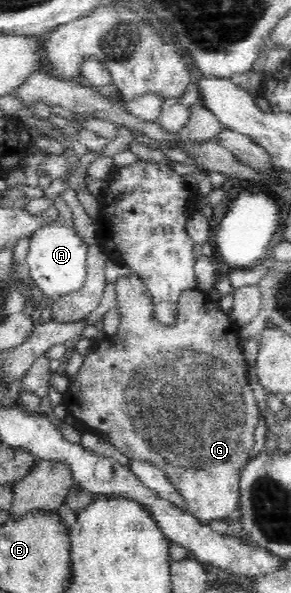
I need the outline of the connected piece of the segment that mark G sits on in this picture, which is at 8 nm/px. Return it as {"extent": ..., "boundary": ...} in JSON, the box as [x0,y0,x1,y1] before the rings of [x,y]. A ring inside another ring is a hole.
{"extent":[64,273,259,524],"boundary":[[[129,273],[116,280],[117,306],[121,316],[118,331],[114,334],[115,348],[99,348],[99,340],[92,353],[84,358],[84,363],[64,394],[64,404],[67,408],[68,418],[85,422],[93,433],[103,436],[106,434],[109,442],[118,448],[123,455],[131,461],[140,460],[154,464],[169,477],[169,481],[175,485],[180,496],[188,505],[188,510],[202,523],[208,524],[212,520],[224,519],[236,516],[240,508],[240,474],[249,462],[249,455],[253,451],[255,426],[259,422],[259,407],[253,395],[253,389],[249,385],[247,362],[245,361],[241,339],[238,336],[238,325],[231,321],[230,315],[223,312],[221,304],[215,303],[209,294],[199,288],[183,290],[179,295],[179,318],[171,325],[161,323],[155,315],[155,306],[152,296],[148,292],[144,280],[135,273]]]}

